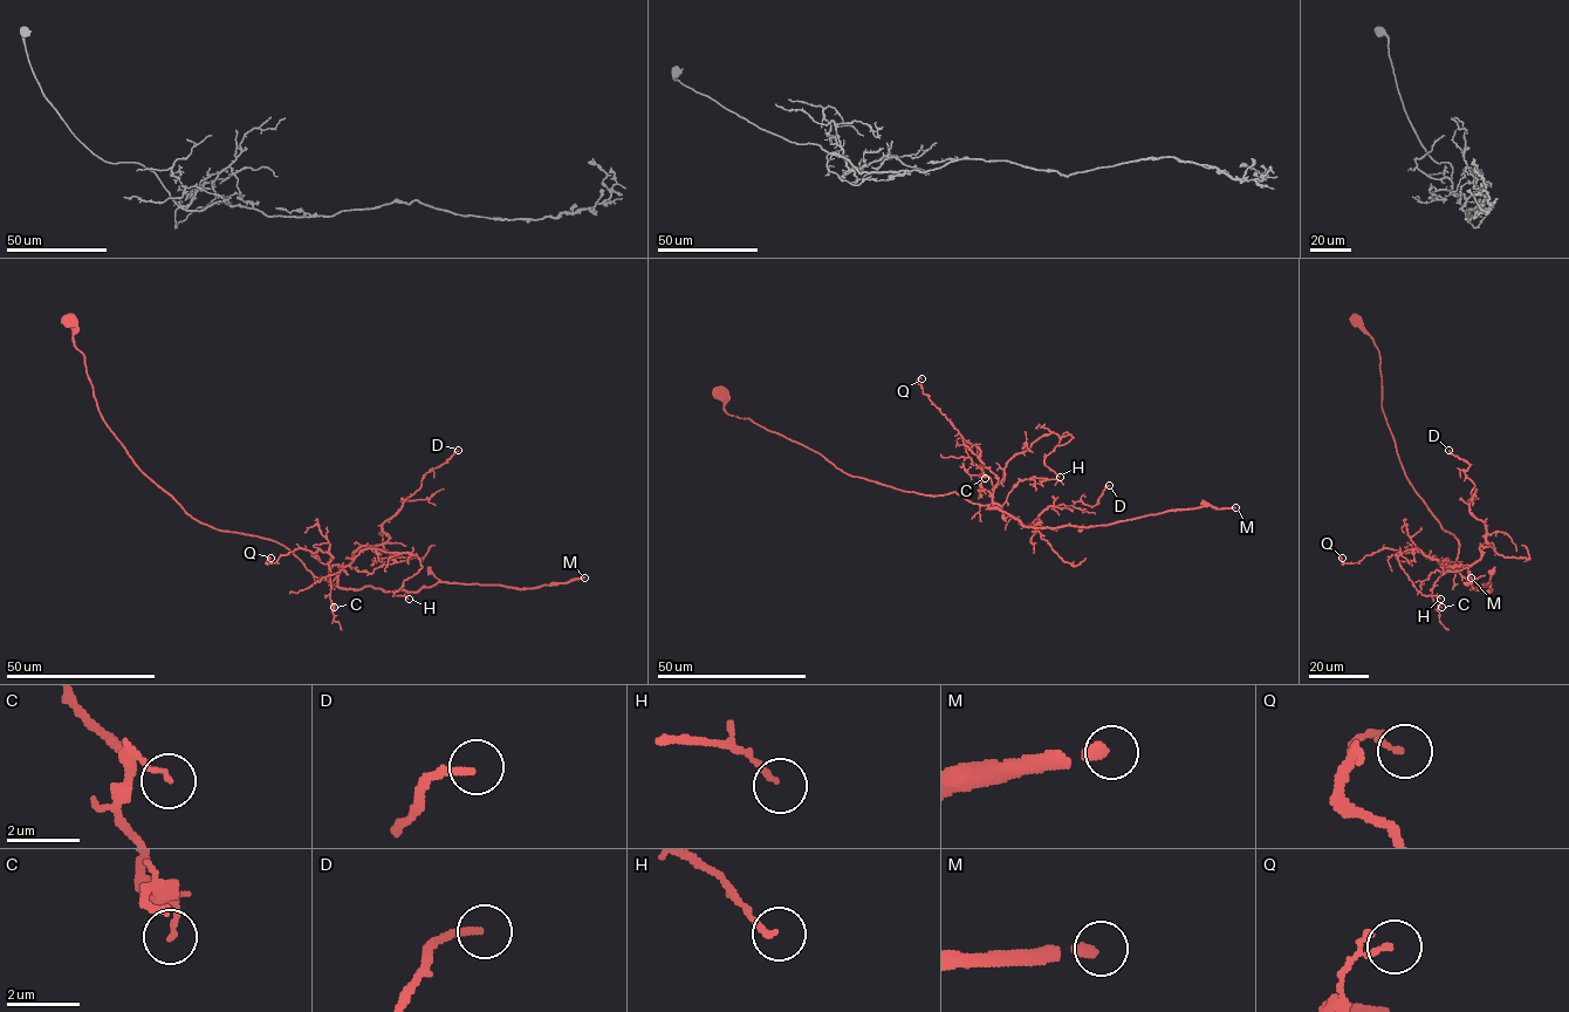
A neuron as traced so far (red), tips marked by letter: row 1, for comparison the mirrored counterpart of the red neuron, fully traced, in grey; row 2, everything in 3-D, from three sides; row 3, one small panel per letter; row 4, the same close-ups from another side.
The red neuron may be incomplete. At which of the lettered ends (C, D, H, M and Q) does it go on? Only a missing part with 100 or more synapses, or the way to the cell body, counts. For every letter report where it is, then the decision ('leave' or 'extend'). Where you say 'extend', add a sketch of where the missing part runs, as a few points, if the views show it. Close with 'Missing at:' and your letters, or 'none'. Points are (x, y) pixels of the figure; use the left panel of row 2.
C: (334, 607) | leave
D: (458, 450) | leave
H: (409, 599) | leave
M: (584, 578) | extend
Q: (271, 558) | leave
Missing at: M

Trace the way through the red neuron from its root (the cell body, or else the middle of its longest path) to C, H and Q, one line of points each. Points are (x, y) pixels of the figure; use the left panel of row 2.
C: (68, 320), (98, 411), (134, 463), (199, 521), (275, 541), (330, 582), (341, 566), (329, 568), (334, 607)
H: (68, 320), (105, 424), (187, 514), (330, 582), (364, 549), (416, 555), (394, 594), (409, 599)
Q: (68, 320), (105, 424), (187, 514), (275, 541), (321, 579), (341, 566), (320, 549), (271, 558)

